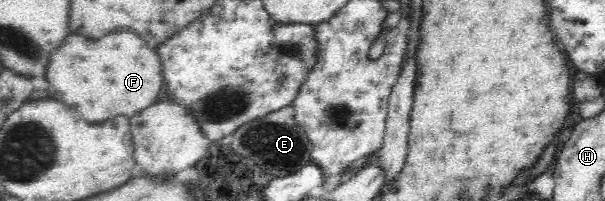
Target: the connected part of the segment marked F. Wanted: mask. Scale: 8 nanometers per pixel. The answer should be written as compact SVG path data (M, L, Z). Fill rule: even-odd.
M129 29L113 30L111 34L107 34L99 40L85 38L79 34L69 34L57 50L50 52L48 59L45 76L49 82L49 98L55 98L55 100L75 108L79 112L79 116L85 118L87 122L101 122L101 120L113 118L117 114L125 114L131 118L139 110L143 110L161 99L163 70L159 56L157 56L157 52L147 48L145 42Z

